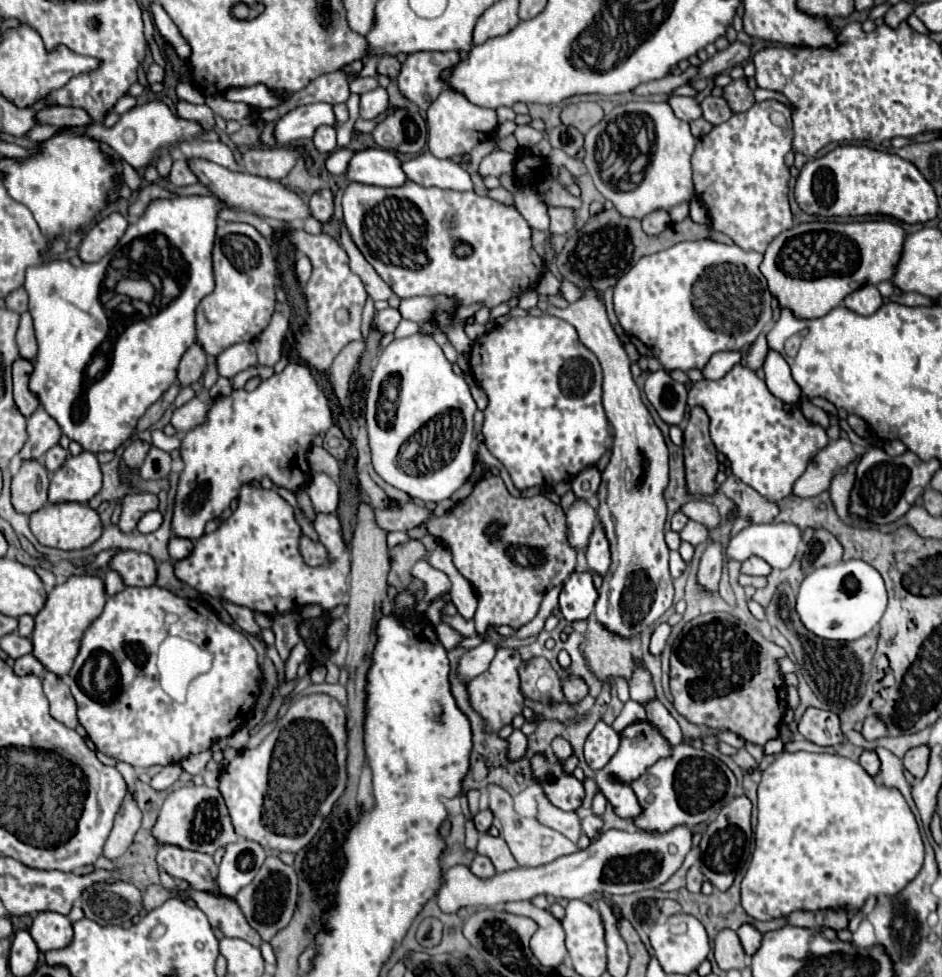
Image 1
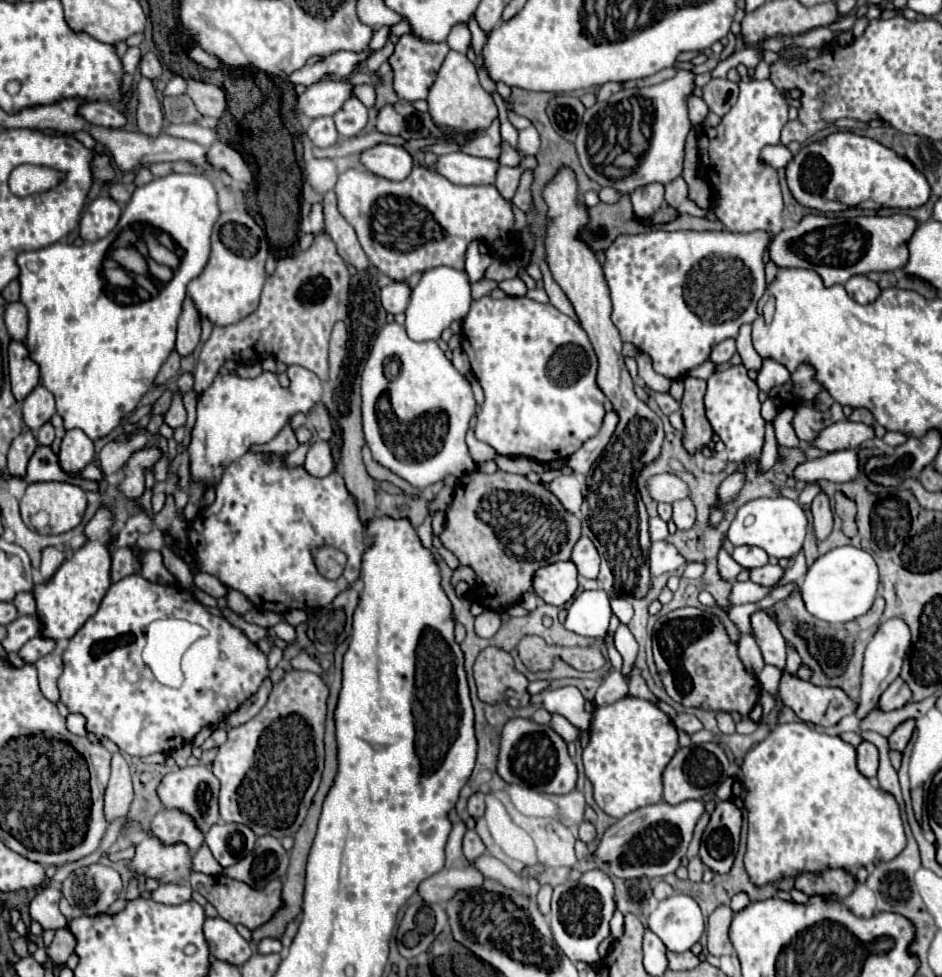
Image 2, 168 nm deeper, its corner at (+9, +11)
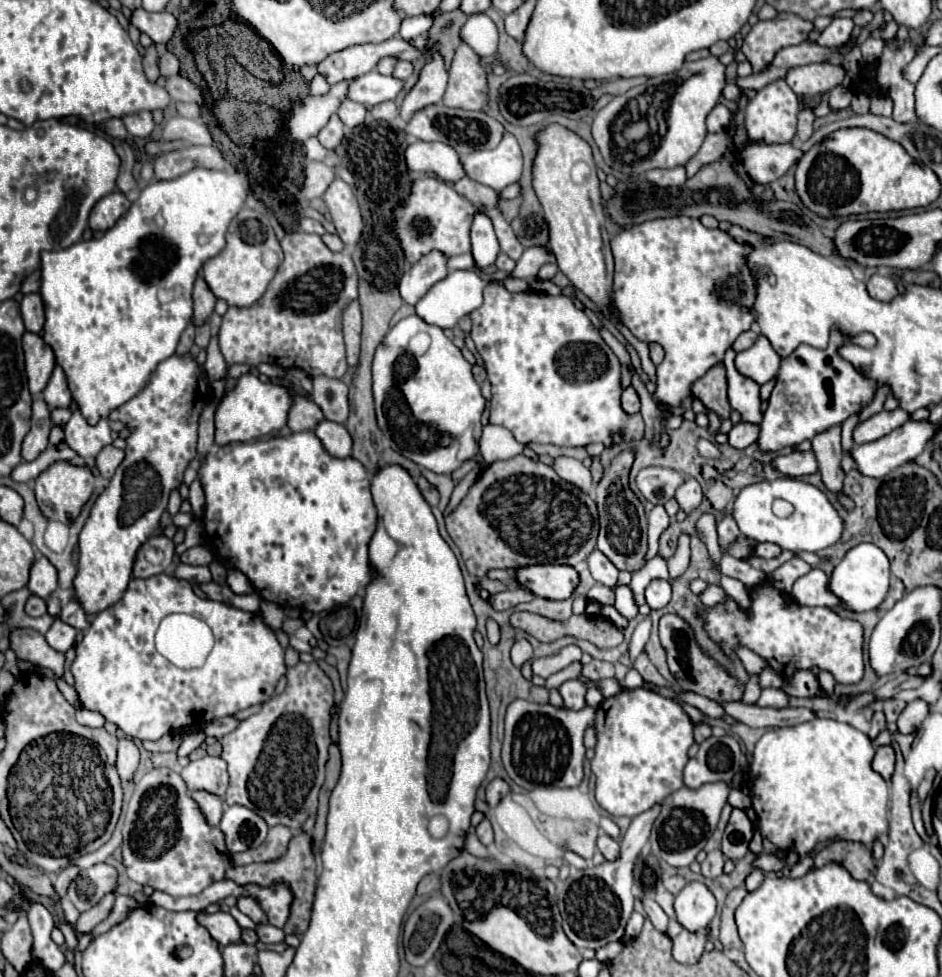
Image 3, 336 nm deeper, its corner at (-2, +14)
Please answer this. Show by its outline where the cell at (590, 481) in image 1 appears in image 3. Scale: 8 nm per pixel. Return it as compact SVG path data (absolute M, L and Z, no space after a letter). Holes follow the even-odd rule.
M627 386L627 388L623 390L621 404L623 404L623 410L629 412L629 414L639 412L639 406L641 406L641 404L639 404L639 396L637 396L637 392L635 392L633 386Z

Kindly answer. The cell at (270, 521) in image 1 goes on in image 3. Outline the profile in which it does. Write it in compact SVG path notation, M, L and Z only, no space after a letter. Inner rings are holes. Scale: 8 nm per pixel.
M295 432L289 436L269 438L269 440L253 440L245 444L225 444L219 446L215 454L207 454L199 466L199 480L205 492L205 532L211 542L211 546L217 550L217 554L229 562L233 568L241 570L253 584L255 590L259 590L261 598L267 602L275 602L281 608L295 606L301 610L309 610L314 614L323 611L332 611L340 604L347 604L359 590L363 590L373 578L375 570L369 564L369 540L375 534L377 528L377 510L371 500L369 490L369 474L363 472L363 464L351 456L347 458L333 458L323 448L321 440L315 436L315 432Z

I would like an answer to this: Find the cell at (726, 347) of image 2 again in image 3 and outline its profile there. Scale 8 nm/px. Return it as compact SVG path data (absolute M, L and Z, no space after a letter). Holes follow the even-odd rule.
M747 330L747 332L743 332L743 334L739 334L739 338L735 340L735 344L733 344L733 350L735 352L741 352L741 350L747 350L753 342L757 340L757 332L753 332L753 330Z

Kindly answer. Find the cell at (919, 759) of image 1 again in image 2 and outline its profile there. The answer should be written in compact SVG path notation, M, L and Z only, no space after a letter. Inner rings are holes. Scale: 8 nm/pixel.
M912 719L904 721L904 723L902 723L902 725L888 737L888 741L890 741L890 749L902 753L902 751L906 749L906 745L908 745L910 737L912 737L912 731L914 731L914 721L912 721Z

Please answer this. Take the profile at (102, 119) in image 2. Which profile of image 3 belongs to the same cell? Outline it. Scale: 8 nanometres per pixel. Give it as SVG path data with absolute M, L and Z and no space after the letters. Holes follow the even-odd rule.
M135 112L135 114L129 114L123 118L127 130L131 136L137 136L137 138L147 138L151 136L153 128L155 128L155 120L153 120L153 114L151 112Z

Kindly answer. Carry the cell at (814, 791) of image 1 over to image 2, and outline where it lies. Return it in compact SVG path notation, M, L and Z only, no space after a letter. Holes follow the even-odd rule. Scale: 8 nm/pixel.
M786 723L786 725L776 725L774 731L758 743L754 749L750 749L744 757L742 763L742 773L744 773L744 805L748 809L748 847L744 853L744 869L748 873L748 879L752 885L762 887L762 885L772 885L774 881L782 881L784 877L798 877L800 873L814 873L820 875L826 869L846 869L850 871L852 867L868 867L870 863L886 863L896 859L904 847L906 847L906 833L904 833L904 823L900 815L900 807L892 793L882 791L880 787L872 787L870 781L858 771L856 767L856 749L848 743L844 743L836 735L822 733L808 723Z

